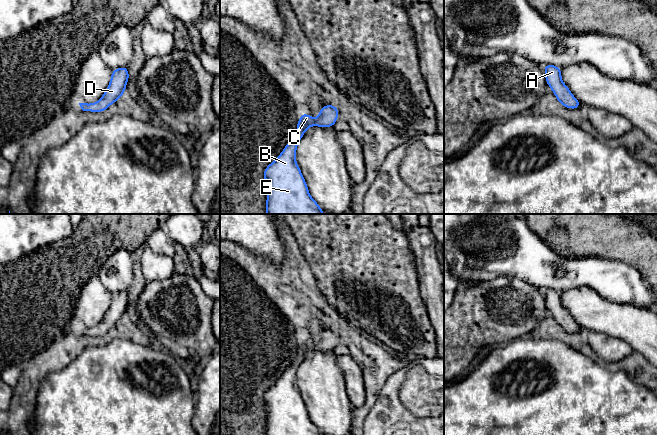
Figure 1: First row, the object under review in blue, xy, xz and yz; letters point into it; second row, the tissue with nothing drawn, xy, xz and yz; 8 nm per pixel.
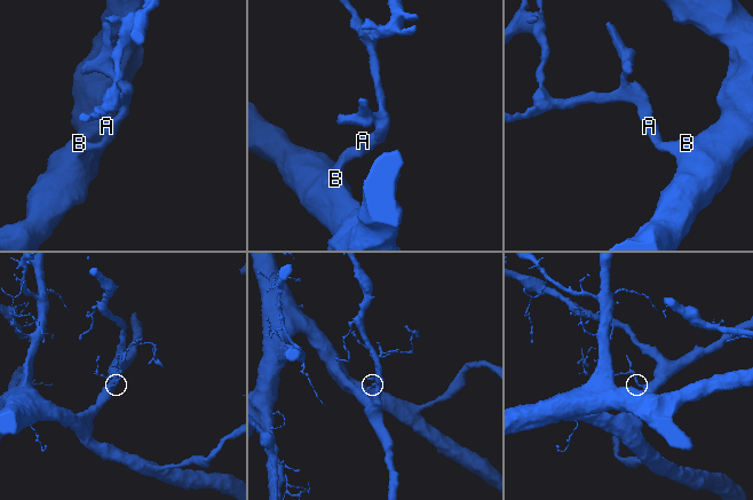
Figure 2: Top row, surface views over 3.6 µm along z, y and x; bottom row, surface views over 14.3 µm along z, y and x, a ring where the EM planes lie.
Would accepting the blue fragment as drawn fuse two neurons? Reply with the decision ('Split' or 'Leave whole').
Leave whole

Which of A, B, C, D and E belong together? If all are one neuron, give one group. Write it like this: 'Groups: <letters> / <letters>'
Groups: A B C D E

